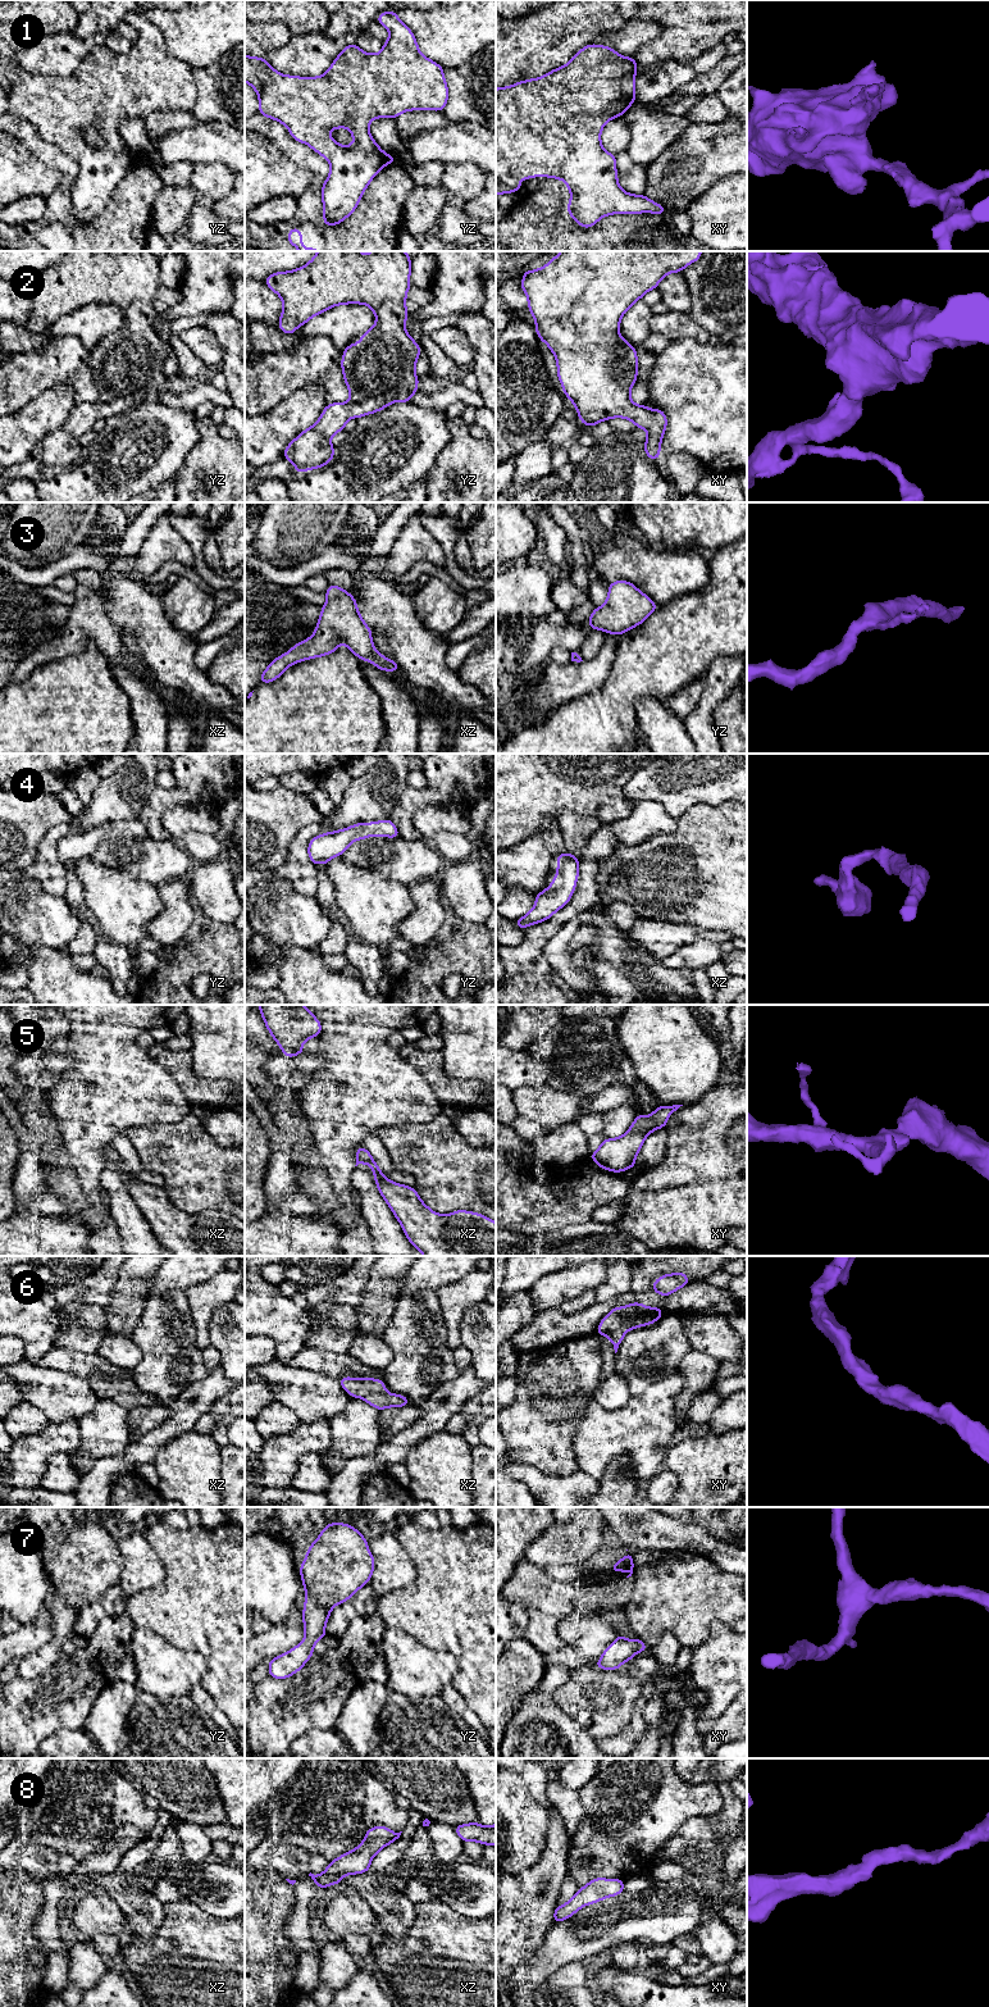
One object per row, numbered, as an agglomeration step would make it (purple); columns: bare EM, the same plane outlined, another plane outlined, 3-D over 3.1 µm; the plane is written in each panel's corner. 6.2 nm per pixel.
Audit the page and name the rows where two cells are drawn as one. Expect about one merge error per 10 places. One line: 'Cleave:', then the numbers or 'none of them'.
Cleave: none of them

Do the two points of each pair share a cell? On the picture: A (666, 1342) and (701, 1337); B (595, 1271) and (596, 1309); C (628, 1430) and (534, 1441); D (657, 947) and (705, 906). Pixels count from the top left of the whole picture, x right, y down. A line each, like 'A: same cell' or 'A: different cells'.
A: different cells
B: different cells
C: different cells
D: different cells

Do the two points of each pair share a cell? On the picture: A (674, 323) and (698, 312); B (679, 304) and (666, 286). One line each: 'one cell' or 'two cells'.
A: two cells
B: one cell

